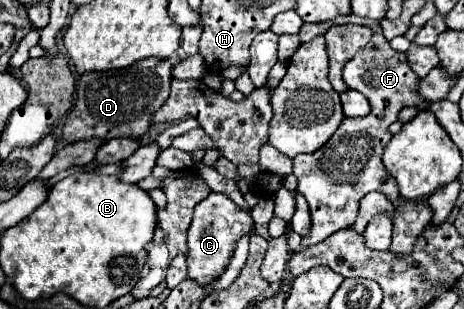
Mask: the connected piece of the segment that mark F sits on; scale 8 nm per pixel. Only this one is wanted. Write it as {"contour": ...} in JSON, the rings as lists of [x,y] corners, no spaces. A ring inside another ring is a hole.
{"contour":[[[381,27],[375,29],[371,41],[347,61],[343,69],[343,81],[349,89],[361,91],[371,101],[371,113],[367,117],[343,119],[333,137],[317,153],[301,153],[293,157],[293,175],[297,177],[297,191],[305,195],[311,209],[311,229],[301,239],[303,247],[325,241],[331,233],[351,227],[357,219],[359,201],[371,191],[381,191],[391,203],[399,201],[397,181],[385,171],[381,163],[383,147],[389,143],[389,125],[397,121],[403,107],[413,107],[423,99],[417,93],[419,77],[413,75],[405,53],[393,51],[389,41],[381,35]]]}

